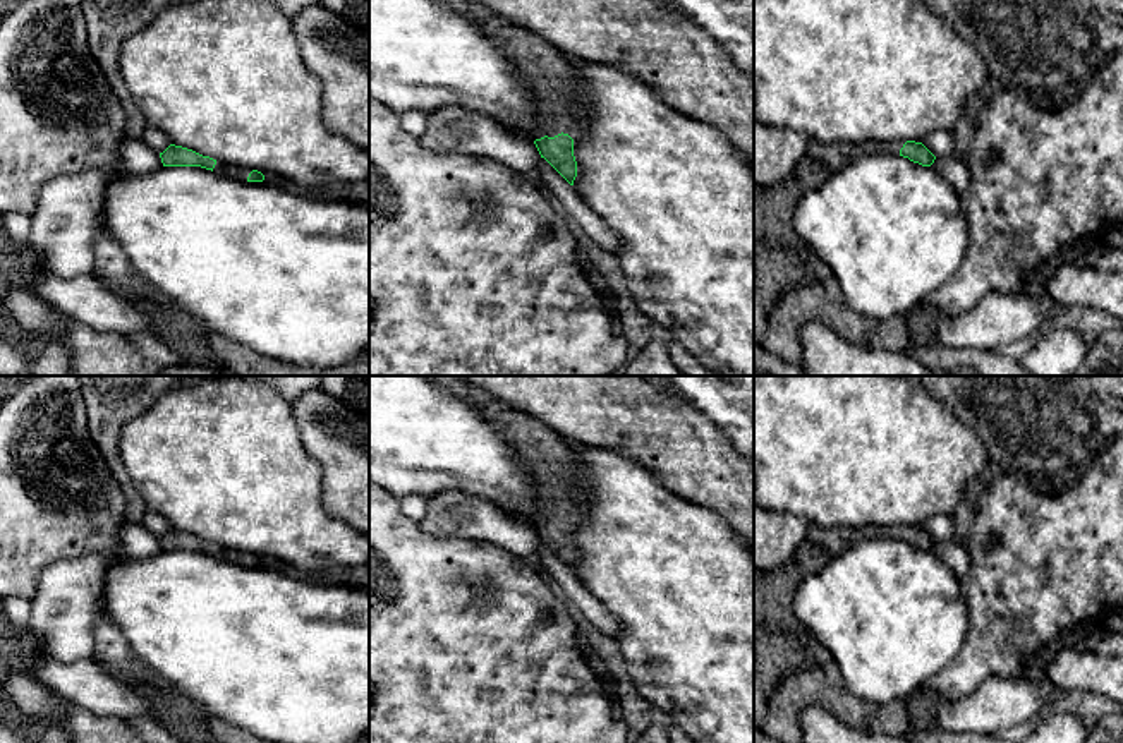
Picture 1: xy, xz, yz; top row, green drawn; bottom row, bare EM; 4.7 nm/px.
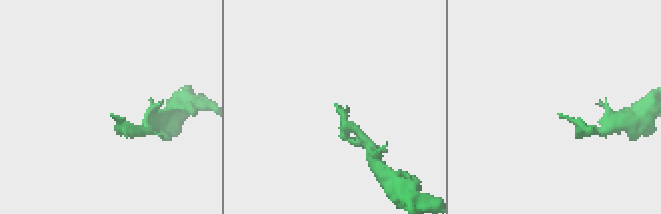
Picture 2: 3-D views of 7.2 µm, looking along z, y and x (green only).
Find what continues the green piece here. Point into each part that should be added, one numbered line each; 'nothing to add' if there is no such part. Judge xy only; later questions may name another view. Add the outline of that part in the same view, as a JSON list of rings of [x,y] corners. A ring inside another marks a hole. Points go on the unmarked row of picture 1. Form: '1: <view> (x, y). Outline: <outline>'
1: xy (230, 555). Outline: [[[216,546],[215,558],[222,558],[237,565],[247,565],[249,558],[252,556],[251,553],[242,553],[242,551],[235,551],[235,549],[228,549],[223,546]]]

